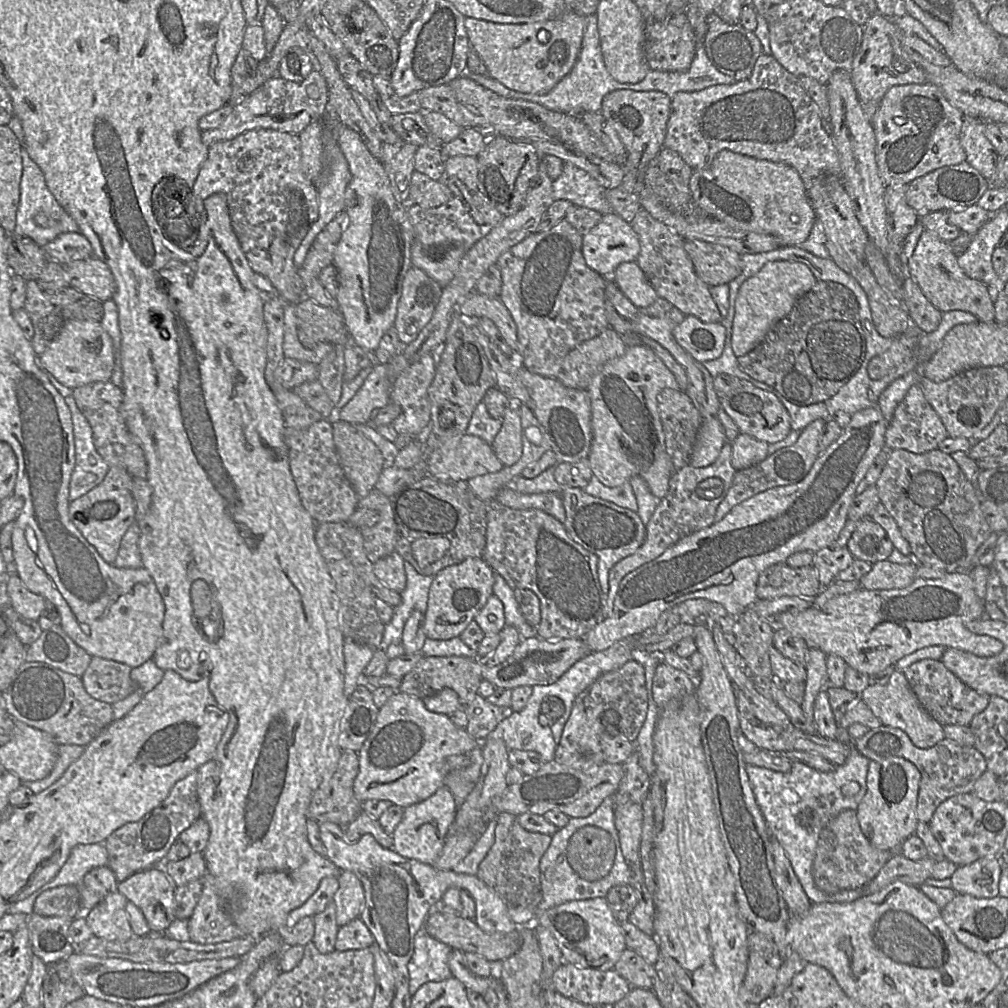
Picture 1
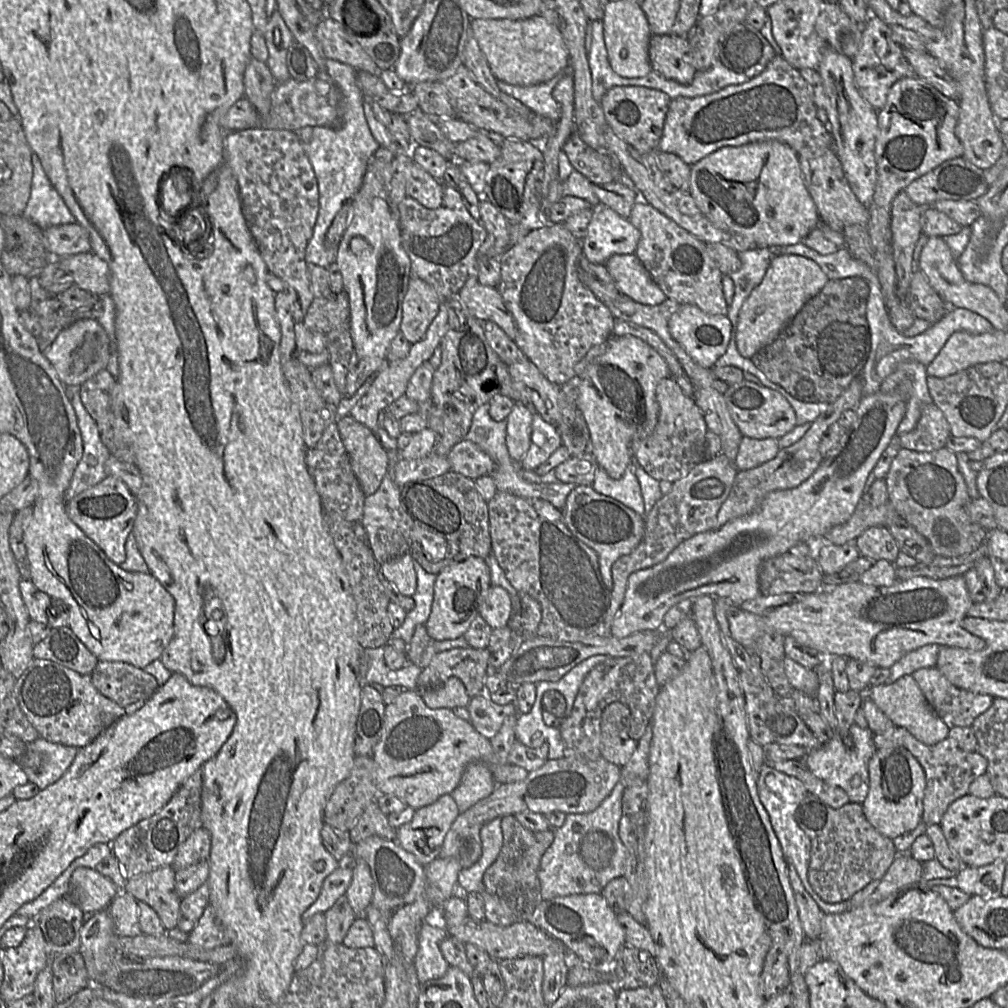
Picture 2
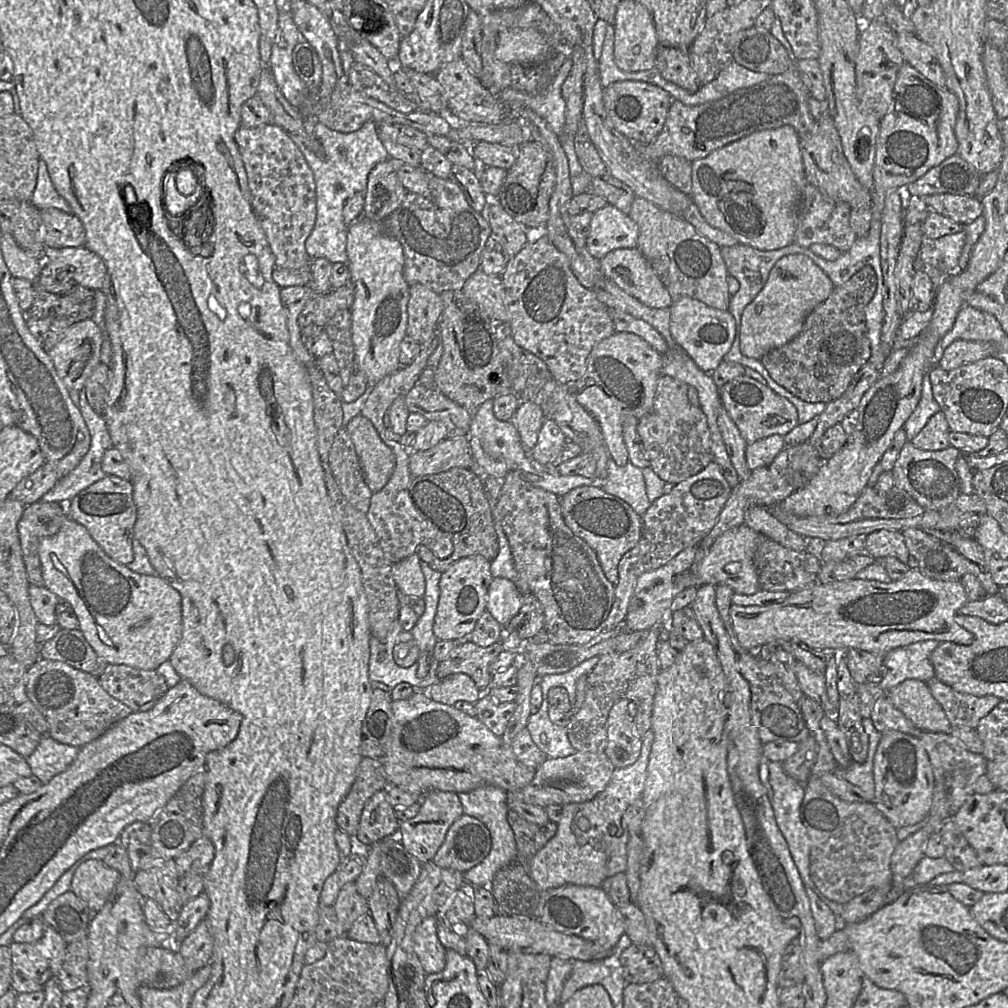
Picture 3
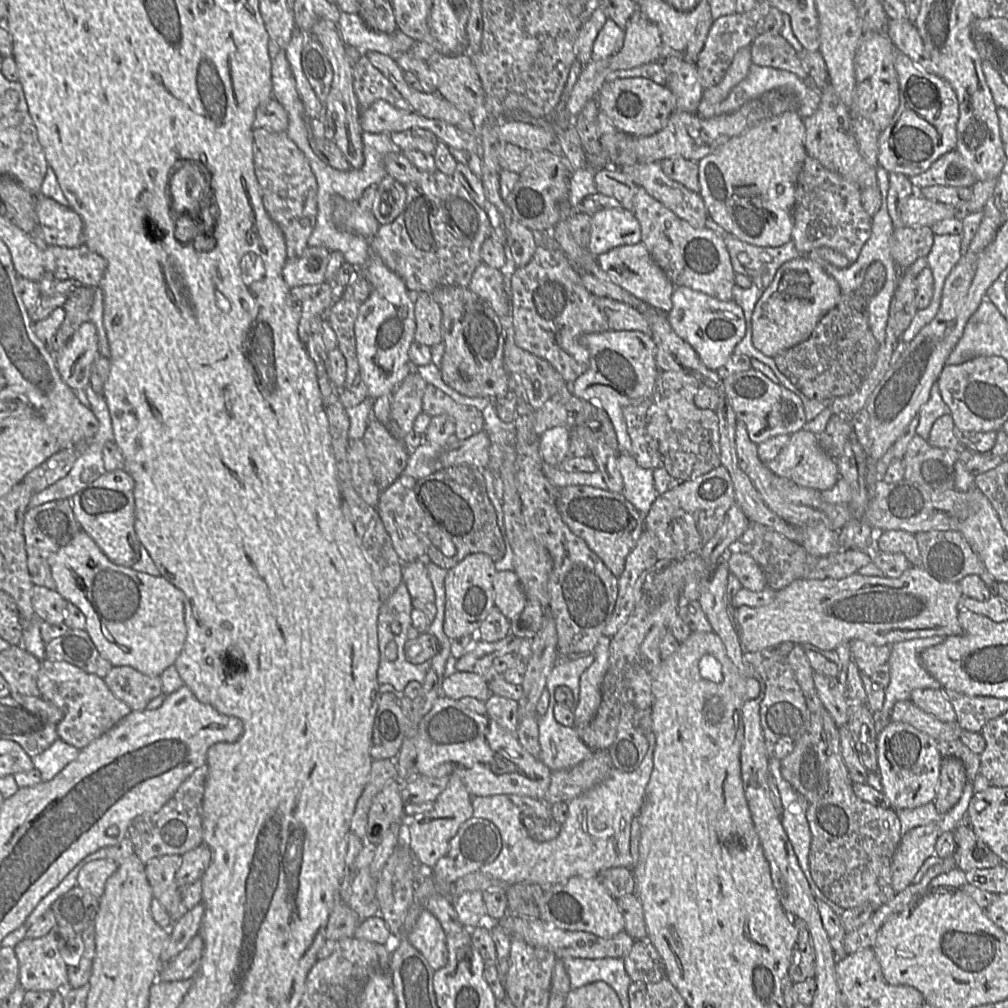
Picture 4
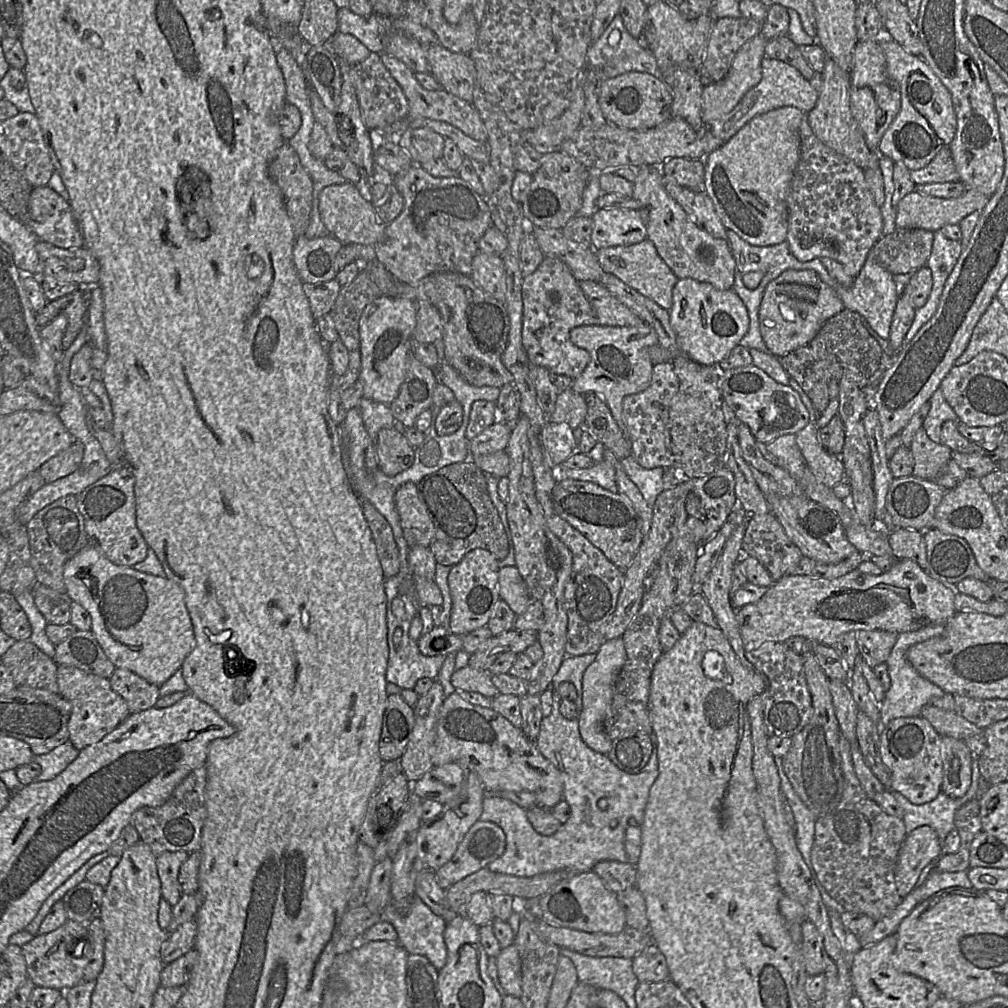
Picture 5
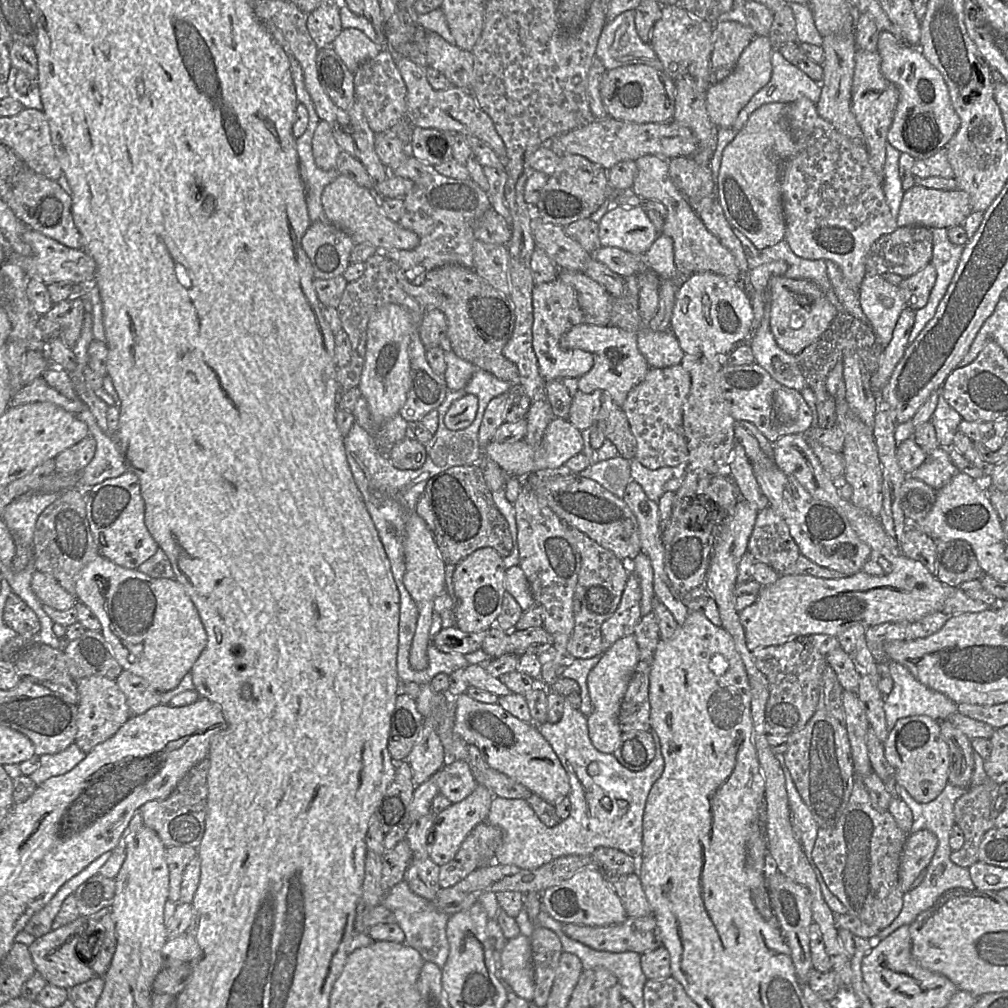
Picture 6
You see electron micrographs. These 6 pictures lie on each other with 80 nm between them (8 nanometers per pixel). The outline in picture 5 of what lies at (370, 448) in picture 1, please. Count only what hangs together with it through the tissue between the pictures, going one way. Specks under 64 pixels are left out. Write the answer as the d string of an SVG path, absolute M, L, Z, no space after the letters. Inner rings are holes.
M383 428L378 432L377 438L373 441L376 447L378 468L388 476L395 476L410 468L415 460L415 447L407 440L405 434L399 433L393 428Z

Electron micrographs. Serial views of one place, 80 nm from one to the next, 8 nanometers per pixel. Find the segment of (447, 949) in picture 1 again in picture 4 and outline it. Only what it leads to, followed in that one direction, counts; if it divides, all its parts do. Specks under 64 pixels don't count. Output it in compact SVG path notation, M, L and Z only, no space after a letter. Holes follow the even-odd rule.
M427 908L420 912L407 939L435 971L447 964L446 934L438 919Z

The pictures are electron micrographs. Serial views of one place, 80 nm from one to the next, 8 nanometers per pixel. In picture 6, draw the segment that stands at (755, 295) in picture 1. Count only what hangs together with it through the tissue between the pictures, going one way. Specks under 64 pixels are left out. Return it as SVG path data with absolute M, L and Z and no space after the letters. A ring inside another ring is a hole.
M772 277L768 282L771 299L769 327L776 344L786 353L797 355L815 342L838 315L822 289L809 279Z

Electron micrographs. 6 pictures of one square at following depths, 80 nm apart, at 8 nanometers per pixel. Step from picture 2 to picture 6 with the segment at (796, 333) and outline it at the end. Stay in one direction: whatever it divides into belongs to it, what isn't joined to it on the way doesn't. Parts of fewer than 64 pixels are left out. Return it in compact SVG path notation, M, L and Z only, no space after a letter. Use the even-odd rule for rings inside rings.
M846 311L838 313L823 334L811 345L795 355L797 364L809 388L815 397L815 407L818 417L817 426L826 428L836 423L836 405L833 396L830 396L826 388L826 380L829 372L836 363L856 355L864 364L866 370L873 374L879 366L880 356L883 351L882 345L875 338L873 330L861 320L855 318Z

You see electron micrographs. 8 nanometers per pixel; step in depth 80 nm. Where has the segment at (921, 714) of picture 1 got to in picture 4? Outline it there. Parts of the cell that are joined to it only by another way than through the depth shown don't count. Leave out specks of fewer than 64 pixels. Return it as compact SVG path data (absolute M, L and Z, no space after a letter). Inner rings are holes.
M916 689L911 692L909 701L941 722L956 721L953 707L941 690Z

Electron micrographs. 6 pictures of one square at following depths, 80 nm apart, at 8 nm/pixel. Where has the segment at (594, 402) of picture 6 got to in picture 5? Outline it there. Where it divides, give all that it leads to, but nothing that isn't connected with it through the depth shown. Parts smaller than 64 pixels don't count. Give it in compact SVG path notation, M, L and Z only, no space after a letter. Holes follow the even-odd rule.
M571 388L565 390L558 396L555 408L547 421L567 423L573 430L581 427L587 414L585 397Z

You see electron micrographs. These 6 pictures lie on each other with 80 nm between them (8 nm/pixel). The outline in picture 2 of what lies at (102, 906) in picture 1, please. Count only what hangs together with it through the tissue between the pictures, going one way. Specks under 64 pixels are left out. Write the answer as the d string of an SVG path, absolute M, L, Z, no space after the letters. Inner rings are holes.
M120 890L107 910L113 919L114 931L118 937L134 937L141 933L138 901L133 895Z

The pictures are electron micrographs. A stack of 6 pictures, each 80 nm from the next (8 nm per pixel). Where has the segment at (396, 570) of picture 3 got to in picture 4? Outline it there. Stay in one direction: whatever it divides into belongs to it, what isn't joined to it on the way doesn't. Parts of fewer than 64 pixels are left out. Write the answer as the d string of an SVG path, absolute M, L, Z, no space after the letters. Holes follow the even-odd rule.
M424 559L404 563L402 581L412 597L421 601L434 602L435 591L429 578Z

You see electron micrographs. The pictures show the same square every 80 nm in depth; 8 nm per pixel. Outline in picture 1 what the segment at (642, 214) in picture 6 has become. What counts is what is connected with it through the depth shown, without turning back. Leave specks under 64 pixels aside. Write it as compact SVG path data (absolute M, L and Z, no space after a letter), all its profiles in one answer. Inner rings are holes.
M614 211L602 215L600 222L583 236L583 255L590 268L604 277L611 277L624 262L637 261L641 245L631 224Z

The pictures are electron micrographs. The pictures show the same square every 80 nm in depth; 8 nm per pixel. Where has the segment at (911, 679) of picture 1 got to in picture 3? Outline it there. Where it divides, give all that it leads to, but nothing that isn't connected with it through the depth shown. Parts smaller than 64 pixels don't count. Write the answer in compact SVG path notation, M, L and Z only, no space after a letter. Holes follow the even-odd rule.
M936 677L926 685L952 727L976 729L979 721L1001 701L995 696L977 697L957 692Z

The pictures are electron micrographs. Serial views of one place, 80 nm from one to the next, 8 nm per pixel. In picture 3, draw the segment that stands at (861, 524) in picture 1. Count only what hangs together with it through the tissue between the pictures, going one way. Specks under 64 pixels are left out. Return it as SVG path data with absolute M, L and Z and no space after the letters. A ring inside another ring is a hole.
M879 530L872 532L865 539L865 553L876 559L893 556L903 563L910 558L901 531Z

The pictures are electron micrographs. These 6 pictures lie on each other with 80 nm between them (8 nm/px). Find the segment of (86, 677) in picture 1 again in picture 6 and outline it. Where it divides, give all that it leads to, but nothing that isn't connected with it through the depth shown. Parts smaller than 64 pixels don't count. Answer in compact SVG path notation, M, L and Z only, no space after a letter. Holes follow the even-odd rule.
M123 670L115 681L126 696L130 715L141 715L160 704L161 694L143 678Z

